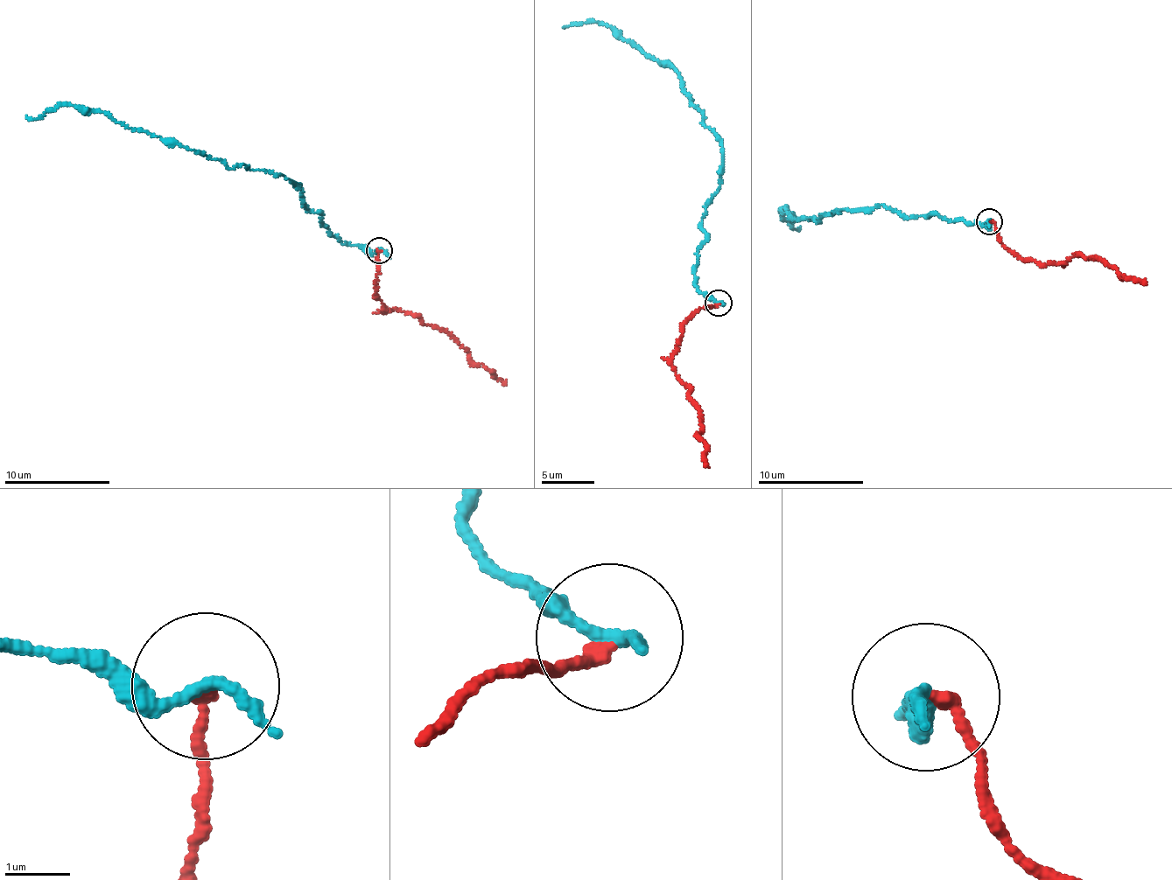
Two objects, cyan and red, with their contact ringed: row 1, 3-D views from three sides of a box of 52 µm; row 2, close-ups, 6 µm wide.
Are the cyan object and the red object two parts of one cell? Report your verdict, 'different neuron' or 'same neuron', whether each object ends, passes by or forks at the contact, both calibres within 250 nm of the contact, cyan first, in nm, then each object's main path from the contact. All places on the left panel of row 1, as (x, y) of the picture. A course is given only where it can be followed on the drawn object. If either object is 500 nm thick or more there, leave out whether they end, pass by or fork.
different neuron; cyan passes by; red ends there; 170 nm thick on the cyan side, 200 nm on the other; cyan runs (378, 250), (335, 237), (303, 206), (299, 185), (281, 174), (229, 168), (100, 112), (69, 105), (26, 115); red runs (379, 251), (375, 295), (389, 312), (411, 312), (425, 324), (438, 326), (459, 342), (469, 358), (506, 385)

